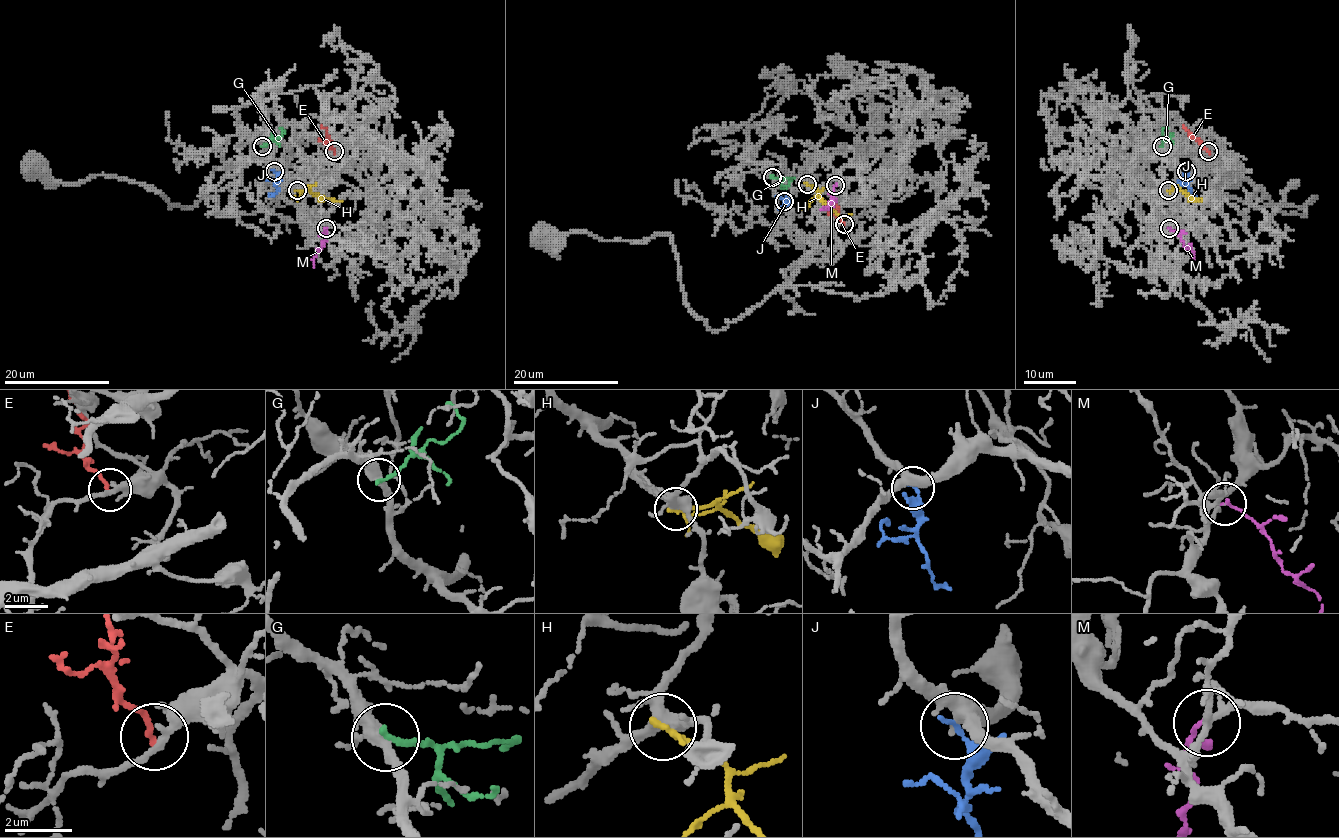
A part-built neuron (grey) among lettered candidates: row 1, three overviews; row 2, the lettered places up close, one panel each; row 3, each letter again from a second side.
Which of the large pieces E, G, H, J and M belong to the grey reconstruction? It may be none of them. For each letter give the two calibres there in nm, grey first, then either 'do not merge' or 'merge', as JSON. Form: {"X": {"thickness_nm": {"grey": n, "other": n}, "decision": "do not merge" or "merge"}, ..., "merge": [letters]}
{"E": {"thickness_nm": {"grey": 220, "other": 180}, "decision": "do not merge"}, "G": {"thickness_nm": {"grey": 340, "other": 190}, "decision": "do not merge"}, "H": {"thickness_nm": {"grey": 380, "other": 240}, "decision": "do not merge"}, "J": {"thickness_nm": {"grey": 400, "other": 200}, "decision": "do not merge"}, "M": {"thickness_nm": {"grey": 160, "other": 140}, "decision": "merge"}, "merge": ["M"]}

